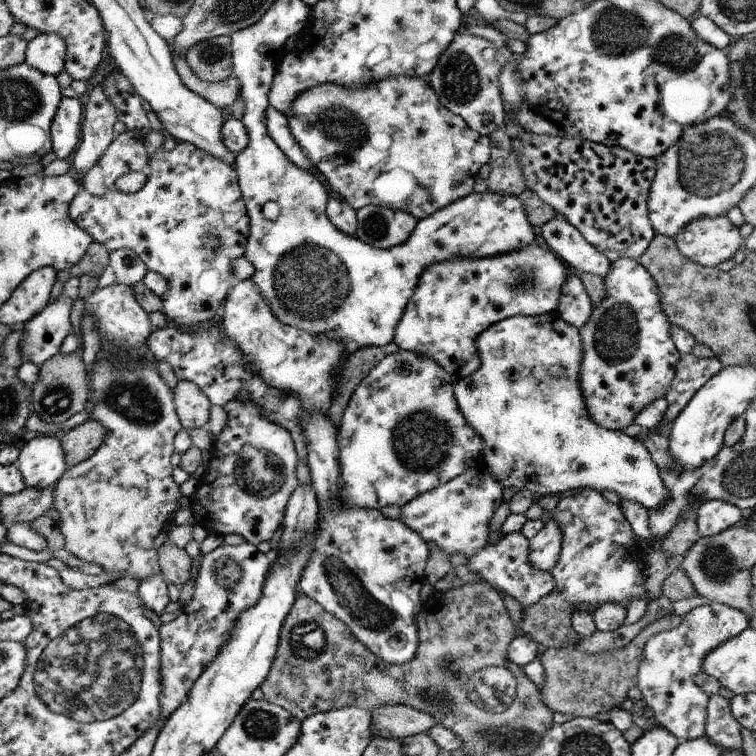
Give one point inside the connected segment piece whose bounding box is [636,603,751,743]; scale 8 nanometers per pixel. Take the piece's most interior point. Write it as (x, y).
(665, 677)

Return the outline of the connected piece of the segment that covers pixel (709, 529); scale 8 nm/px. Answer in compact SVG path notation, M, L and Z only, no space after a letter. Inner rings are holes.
M708 500L697 509L696 522L702 538L716 536L732 526L743 522L742 512L733 504L723 500Z

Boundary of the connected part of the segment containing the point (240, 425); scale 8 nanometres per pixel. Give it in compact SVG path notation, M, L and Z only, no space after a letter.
M232 400L224 406L227 414L226 426L214 438L213 448L205 463L206 470L199 480L194 494L189 496L190 509L196 525L202 526L211 534L238 536L241 541L248 541L257 546L264 540L269 541L282 524L290 496L294 494L299 480L296 466L299 460L296 441L286 428L268 420L262 408L252 400Z

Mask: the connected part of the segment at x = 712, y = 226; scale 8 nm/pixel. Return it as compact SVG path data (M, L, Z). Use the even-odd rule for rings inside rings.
M727 216L692 220L673 239L682 255L705 267L716 267L732 258L745 240Z

